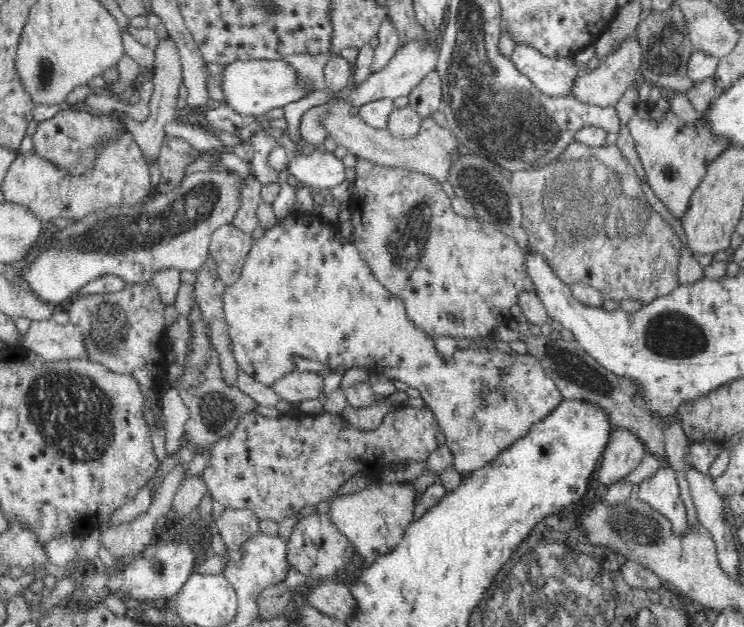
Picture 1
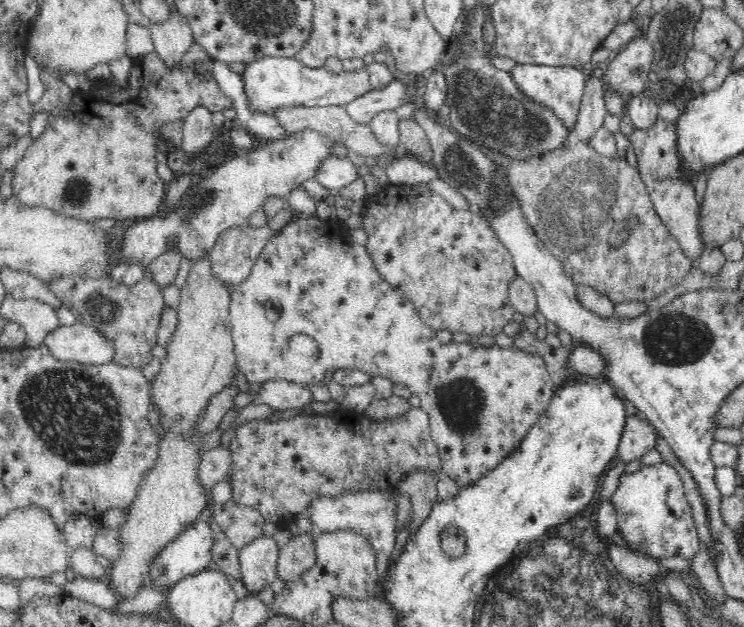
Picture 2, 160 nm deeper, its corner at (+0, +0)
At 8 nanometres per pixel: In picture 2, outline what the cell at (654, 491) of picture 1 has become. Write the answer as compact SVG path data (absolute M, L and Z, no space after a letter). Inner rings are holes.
M667 462L644 464L639 470L619 474L618 486L611 495L610 503L616 511L617 530L631 550L656 560L670 556L683 556L691 560L700 550L697 526L684 483L679 472Z

